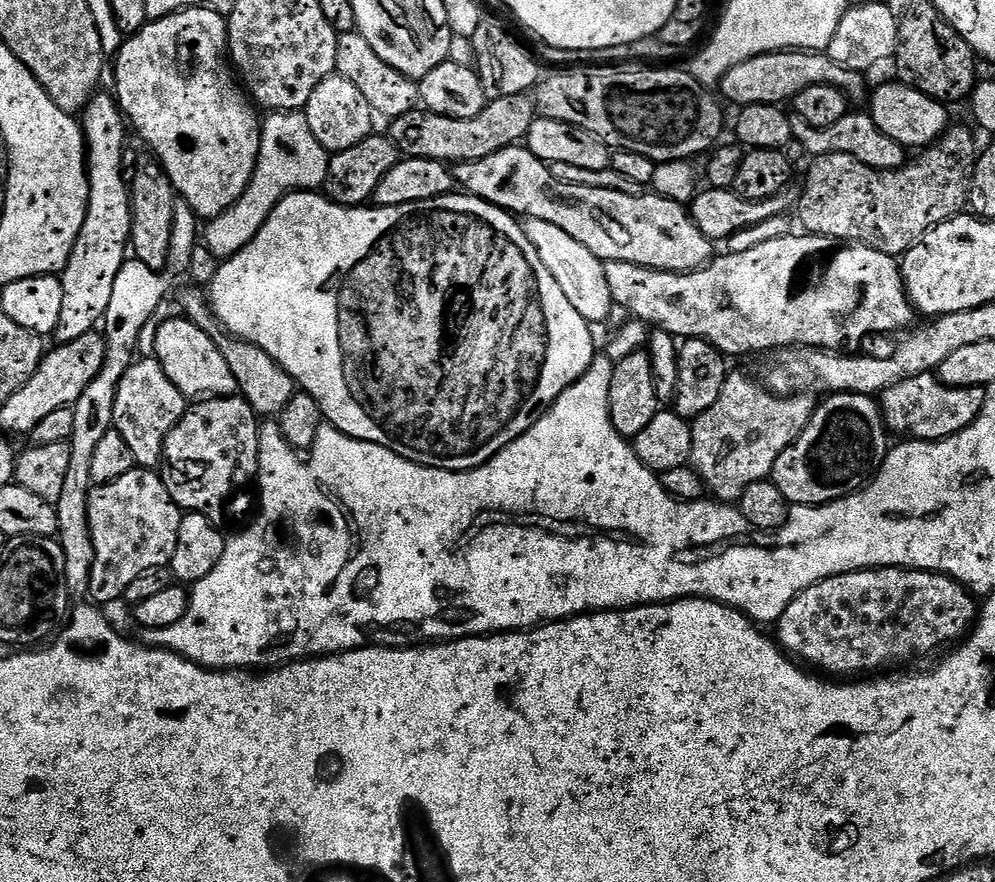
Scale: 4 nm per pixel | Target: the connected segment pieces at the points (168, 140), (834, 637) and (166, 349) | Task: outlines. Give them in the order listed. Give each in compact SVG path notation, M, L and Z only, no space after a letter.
M181 8L161 16L161 20L153 19L140 32L127 37L114 56L114 95L127 123L131 127L133 124L137 134L152 147L153 157L166 170L177 197L192 207L197 218L207 222L242 198L258 162L262 120L256 117L253 101L238 86L230 67L226 17L213 8Z
M866 568L863 572L847 572L841 576L831 576L825 580L820 580L814 586L807 588L806 591L800 592L798 598L794 598L794 602L790 602L786 606L782 618L776 621L774 636L780 647L789 656L803 662L809 669L815 670L817 673L827 674L832 678L864 678L869 674L880 674L885 670L899 669L896 668L899 664L908 664L911 660L920 660L923 656L930 655L935 648L942 647L943 644L949 643L948 645L951 645L953 642L959 641L973 627L977 615L978 604L972 593L963 584L950 579L949 576L942 576L938 572L921 572L906 568Z
M176 314L173 320L159 321L156 324L156 336L152 339L154 359L162 366L166 378L178 386L185 398L211 398L214 396L234 396L238 389L222 350L214 346L210 334L198 330L194 322L185 320L183 315Z

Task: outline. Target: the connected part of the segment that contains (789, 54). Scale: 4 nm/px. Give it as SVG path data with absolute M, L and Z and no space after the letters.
M789 50L786 52L767 52L761 56L750 58L734 70L730 70L724 75L718 85L718 92L725 101L736 104L740 108L754 106L755 104L778 104L787 105L802 90L810 86L834 86L844 92L849 101L856 102L869 95L869 85L864 85L865 73L846 70L838 66L824 52L802 52L799 50Z

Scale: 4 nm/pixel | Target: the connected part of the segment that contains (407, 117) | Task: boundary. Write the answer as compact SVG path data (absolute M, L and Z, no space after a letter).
M514 94L510 98L488 100L484 105L482 114L474 114L474 118L446 118L437 112L430 112L423 106L418 106L412 112L395 117L392 124L386 128L386 135L398 146L401 157L426 158L437 160L449 166L469 164L475 160L486 158L490 154L498 154L498 150L510 148L527 141L528 131L532 123L538 118L535 99L528 94Z

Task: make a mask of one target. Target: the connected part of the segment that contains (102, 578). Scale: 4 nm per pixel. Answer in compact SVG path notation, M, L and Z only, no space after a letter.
M137 466L114 482L95 485L88 500L89 532L94 548L88 596L97 605L112 604L123 597L126 586L130 586L130 582L134 582L138 574L146 574L146 570L169 567L174 558L174 549L178 547L181 515L182 509L174 502L174 498L170 498L170 490L166 490L164 477L159 471Z

